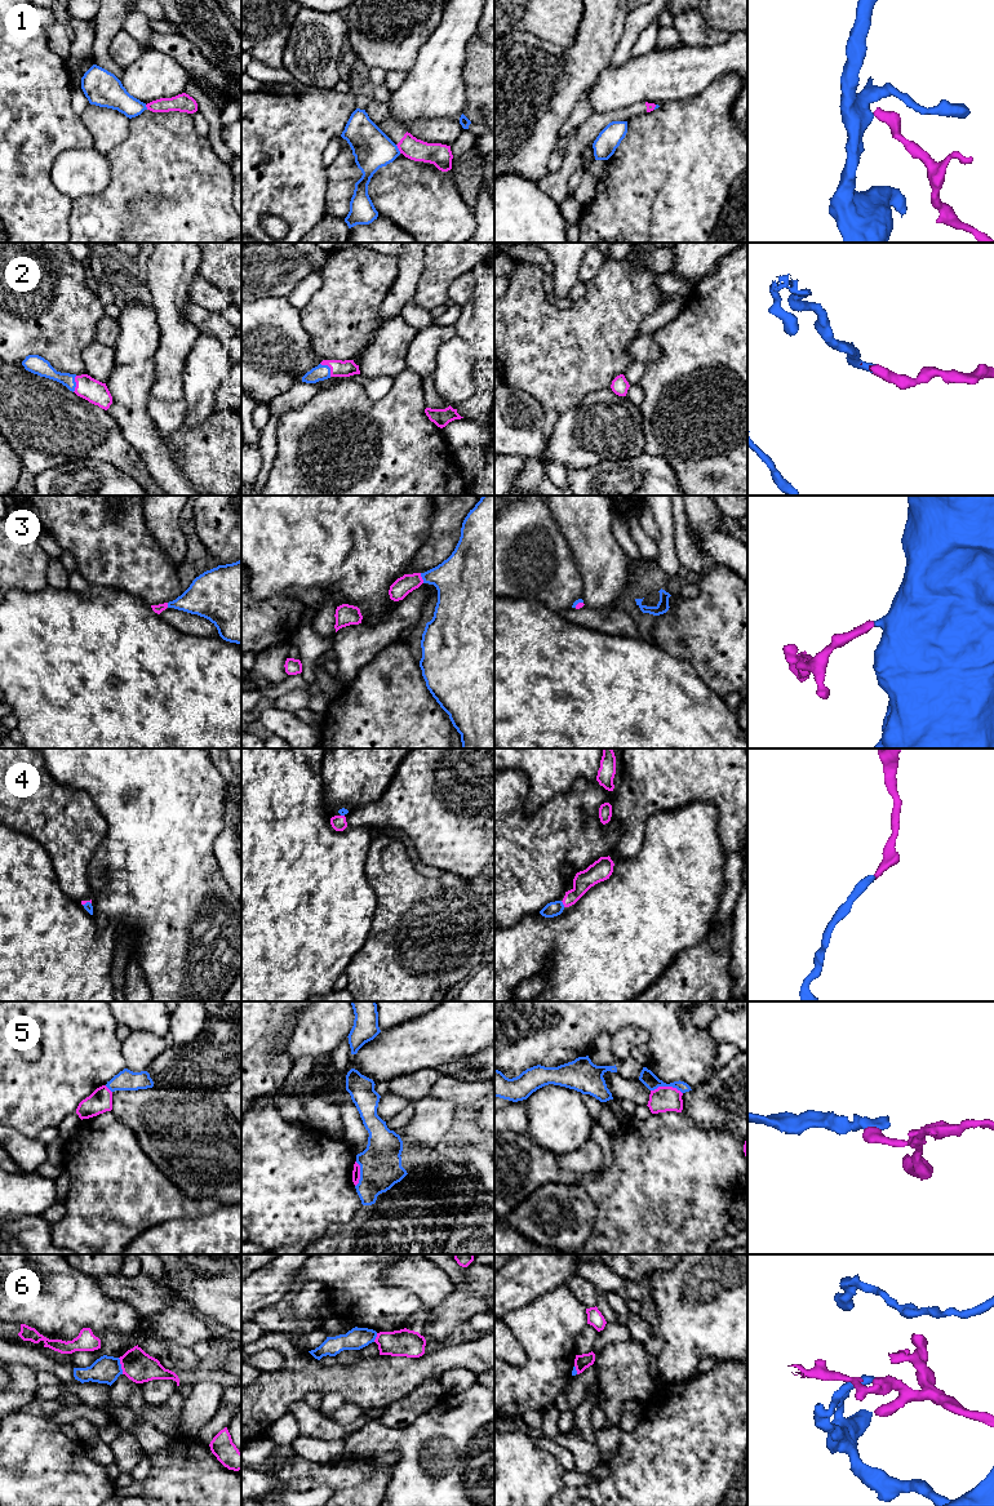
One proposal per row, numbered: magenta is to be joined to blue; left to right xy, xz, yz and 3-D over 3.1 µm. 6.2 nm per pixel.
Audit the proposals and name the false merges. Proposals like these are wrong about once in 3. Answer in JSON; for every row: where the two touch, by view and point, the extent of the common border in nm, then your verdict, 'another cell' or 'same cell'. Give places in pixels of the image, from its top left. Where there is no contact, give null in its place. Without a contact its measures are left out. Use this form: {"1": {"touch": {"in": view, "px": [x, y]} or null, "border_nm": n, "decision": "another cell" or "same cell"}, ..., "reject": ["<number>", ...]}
{"1": {"touch": {"in": "xz", "px": [398, 149]}, "border_nm": 70, "decision": "another cell"}, "2": {"touch": {"in": "xz", "px": [329, 368]}, "border_nm": 110, "decision": "same cell"}, "3": {"touch": {"in": "xz", "px": [422, 578]}, "border_nm": 70, "decision": "same cell"}, "4": {"touch": {"in": "yz", "px": [562, 903]}, "border_nm": 50, "decision": "same cell"}, "5": {"touch": {"in": "yz", "px": [666, 1085]}, "border_nm": 200, "decision": "another cell"}, "6": {"touch": {"in": "xy", "px": [120, 1365]}, "border_nm": 110, "decision": "another cell"}, "reject": ["1", "5", "6"]}

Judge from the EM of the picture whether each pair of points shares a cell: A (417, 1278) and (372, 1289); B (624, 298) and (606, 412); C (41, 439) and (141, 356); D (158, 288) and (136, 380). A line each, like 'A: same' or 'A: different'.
A: different
B: different
C: different
D: different

